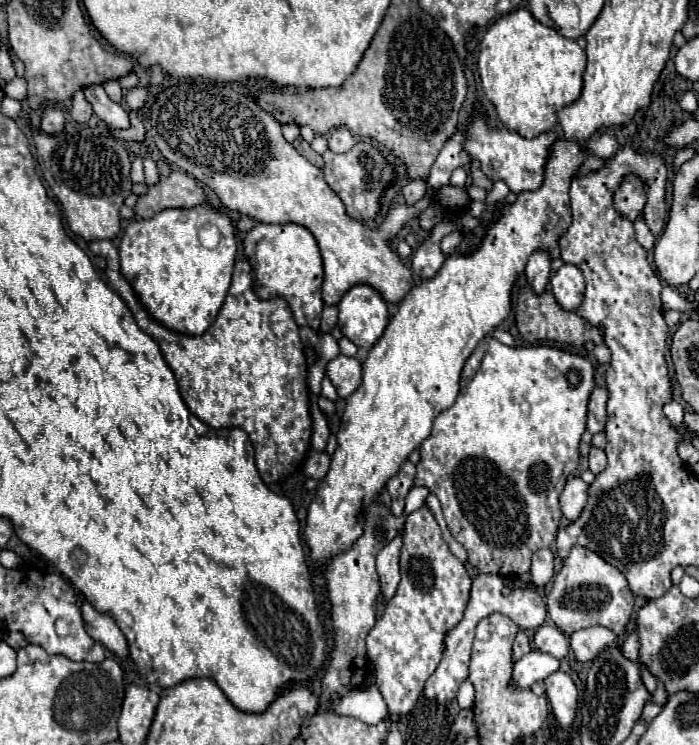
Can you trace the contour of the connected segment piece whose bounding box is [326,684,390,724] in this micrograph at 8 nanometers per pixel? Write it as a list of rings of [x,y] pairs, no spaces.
[[[372,684],[368,690],[354,690],[344,696],[336,696],[326,704],[326,708],[344,716],[358,718],[366,724],[378,724],[380,720],[390,718],[386,702],[376,684]]]

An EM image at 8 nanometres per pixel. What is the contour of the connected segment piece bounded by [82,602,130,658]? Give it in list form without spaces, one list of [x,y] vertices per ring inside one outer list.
[[[84,602],[82,604],[82,616],[84,616],[84,622],[86,622],[86,632],[96,642],[106,646],[110,652],[114,652],[120,658],[130,654],[124,634],[120,632],[116,622],[108,614],[102,614],[102,612],[94,610],[90,602]]]

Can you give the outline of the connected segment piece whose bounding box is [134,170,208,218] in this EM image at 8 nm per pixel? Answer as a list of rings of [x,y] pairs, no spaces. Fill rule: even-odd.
[[[174,170],[170,176],[162,178],[156,186],[150,186],[148,194],[140,196],[134,212],[140,218],[152,218],[154,214],[166,208],[190,208],[206,204],[206,194],[202,184],[180,170]]]

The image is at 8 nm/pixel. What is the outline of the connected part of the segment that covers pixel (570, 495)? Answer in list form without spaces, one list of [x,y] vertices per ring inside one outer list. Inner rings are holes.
[[[580,476],[568,478],[568,482],[564,486],[564,492],[560,494],[562,514],[568,520],[576,520],[586,506],[586,498],[588,498],[588,484]]]

